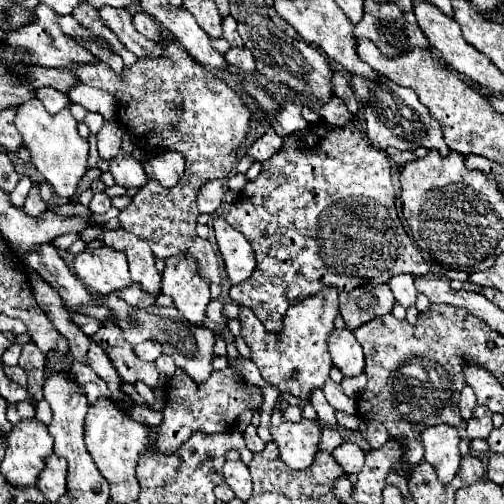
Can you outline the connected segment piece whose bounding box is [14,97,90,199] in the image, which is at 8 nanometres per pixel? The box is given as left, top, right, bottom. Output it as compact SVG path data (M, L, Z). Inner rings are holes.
M32 97L30 101L18 105L18 113L14 119L16 129L24 137L24 147L32 153L32 163L46 177L46 181L54 187L60 197L70 199L80 185L80 179L90 169L88 165L88 139L80 137L76 129L76 119L68 109L50 115L44 111L40 99Z

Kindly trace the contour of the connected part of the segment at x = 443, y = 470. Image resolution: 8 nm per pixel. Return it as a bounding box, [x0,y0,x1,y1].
[422,423,460,483]

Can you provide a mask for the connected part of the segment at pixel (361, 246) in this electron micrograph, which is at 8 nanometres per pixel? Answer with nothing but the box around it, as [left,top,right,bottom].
[226,121,428,333]

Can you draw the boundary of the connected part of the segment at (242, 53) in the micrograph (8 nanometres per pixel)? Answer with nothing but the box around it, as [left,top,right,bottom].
[224,47,256,73]

